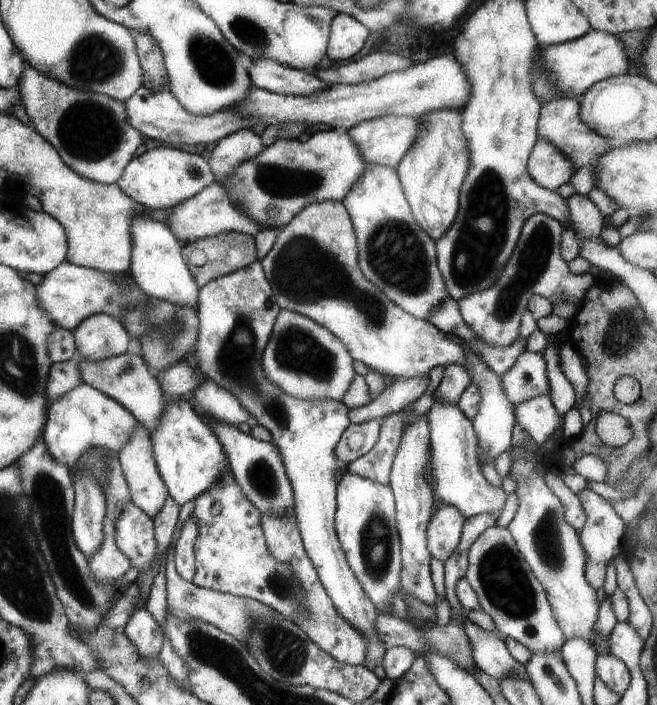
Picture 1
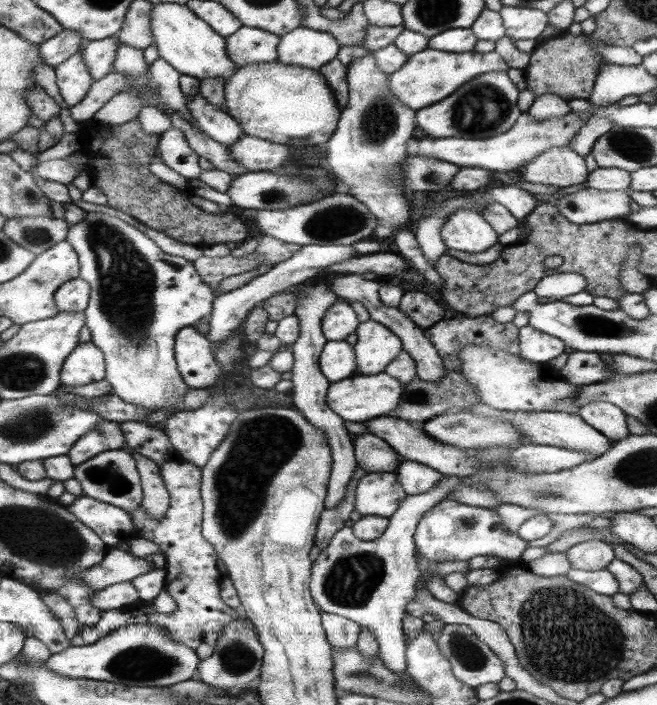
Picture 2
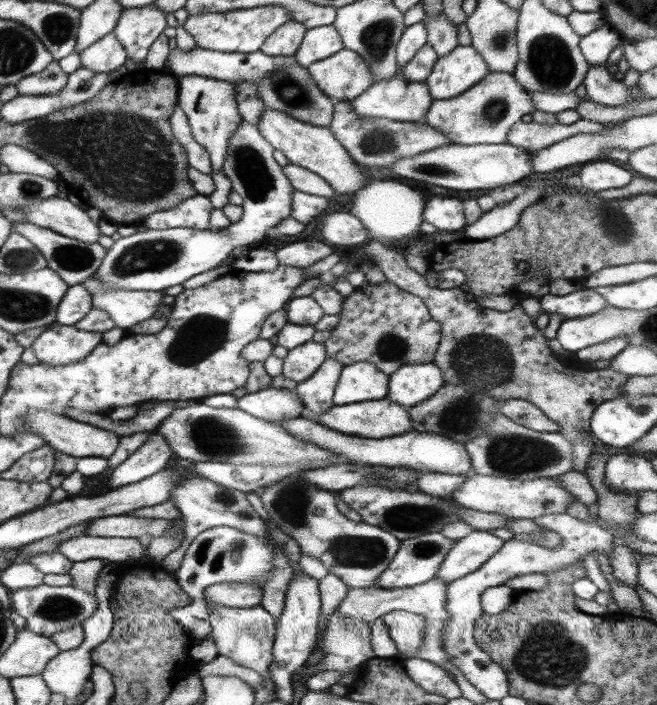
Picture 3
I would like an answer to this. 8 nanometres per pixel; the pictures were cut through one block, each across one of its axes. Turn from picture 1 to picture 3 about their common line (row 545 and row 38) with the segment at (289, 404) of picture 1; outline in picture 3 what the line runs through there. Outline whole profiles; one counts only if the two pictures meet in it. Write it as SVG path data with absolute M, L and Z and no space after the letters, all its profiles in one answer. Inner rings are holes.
M331 24L306 30L293 57L299 66L308 67L311 63L323 60L342 48L342 40Z

